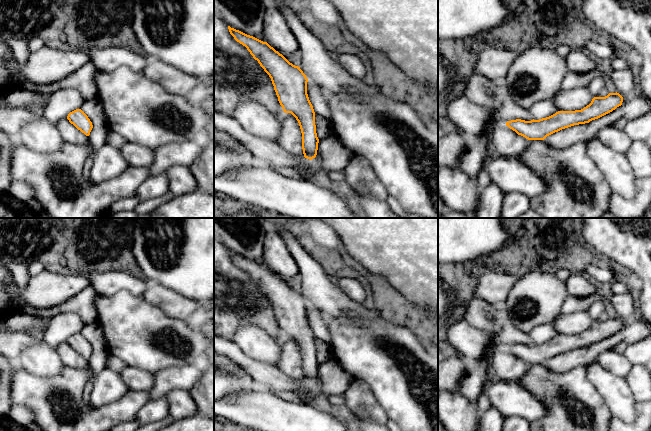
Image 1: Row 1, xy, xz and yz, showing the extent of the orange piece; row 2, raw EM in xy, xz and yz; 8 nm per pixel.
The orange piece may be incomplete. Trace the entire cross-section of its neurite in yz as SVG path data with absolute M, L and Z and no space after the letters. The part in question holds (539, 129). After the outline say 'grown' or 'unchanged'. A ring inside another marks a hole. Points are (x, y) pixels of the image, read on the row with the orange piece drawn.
M609 93L605 97L594 97L589 105L581 110L558 111L539 120L521 119L506 122L506 126L528 140L543 140L549 147L564 149L577 142L593 138L600 129L613 125L619 119L633 120L651 112L651 101L644 96L635 96L624 104L619 93Z; grown

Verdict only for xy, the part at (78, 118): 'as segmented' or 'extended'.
extended

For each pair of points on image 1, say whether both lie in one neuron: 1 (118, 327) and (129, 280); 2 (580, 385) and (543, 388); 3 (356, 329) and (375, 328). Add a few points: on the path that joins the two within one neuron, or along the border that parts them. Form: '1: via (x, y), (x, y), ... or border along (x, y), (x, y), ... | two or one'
1: border along (103, 295), (128, 291), (141, 297) | two
2: via (571, 385), (559, 384), (552, 388) | one
3: via (361, 329), (370, 329) | one

